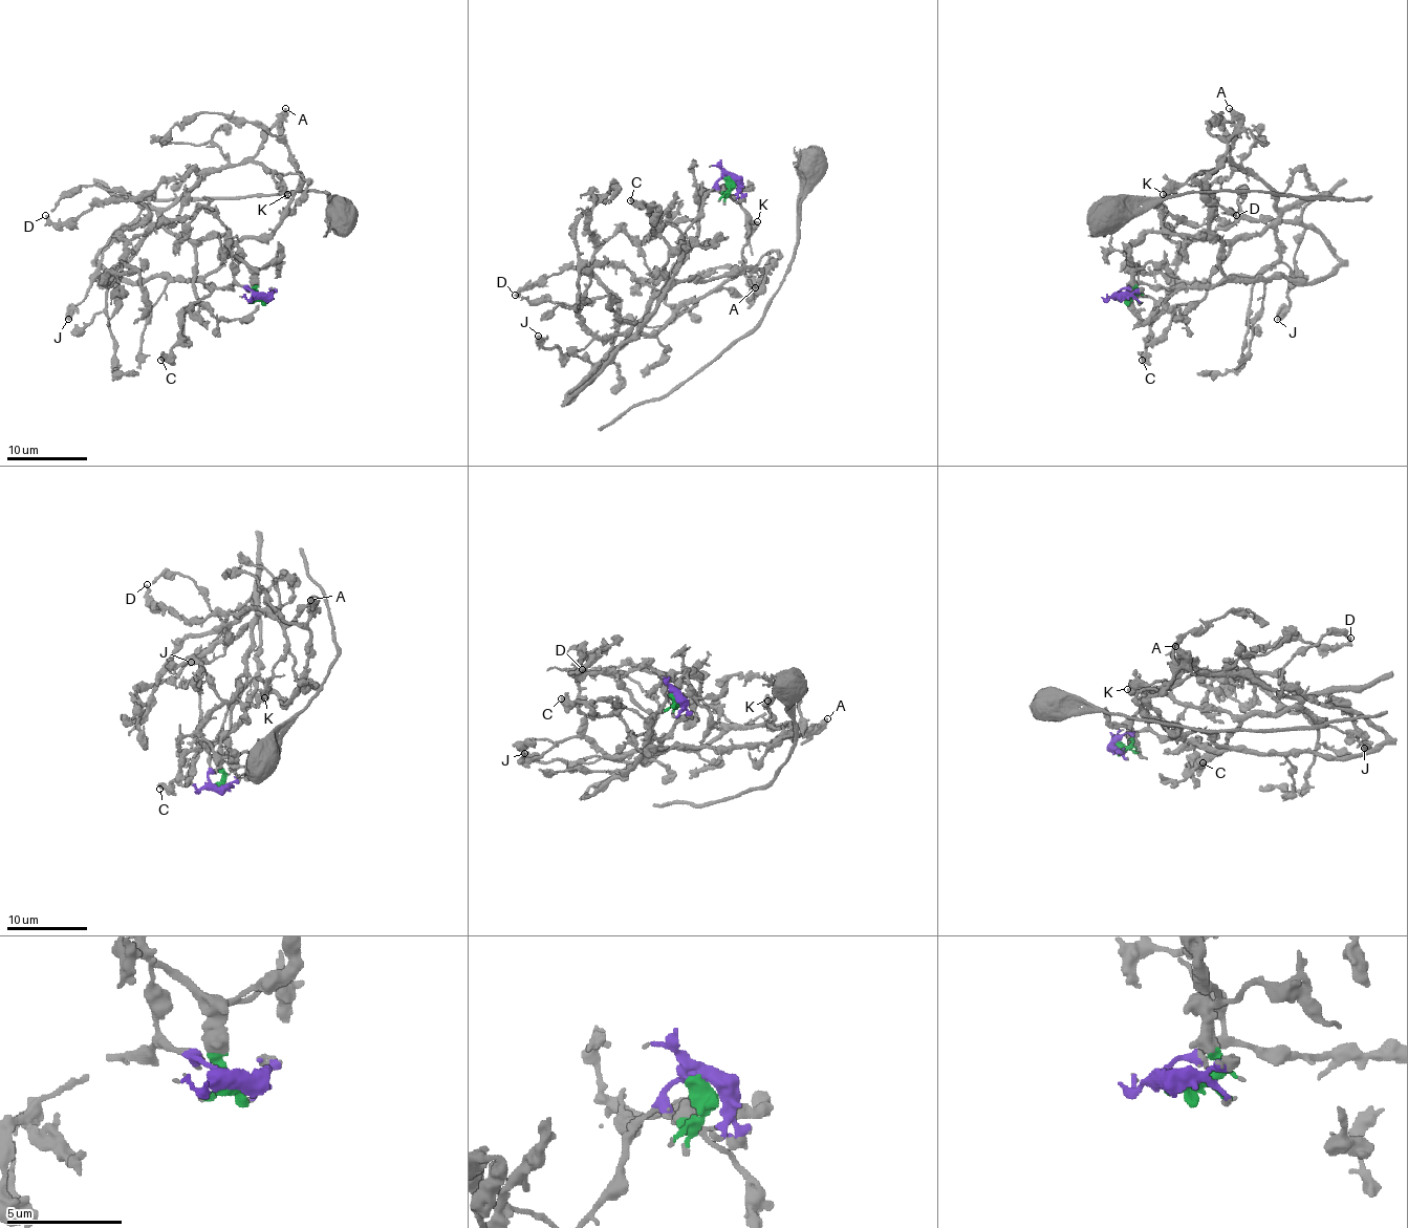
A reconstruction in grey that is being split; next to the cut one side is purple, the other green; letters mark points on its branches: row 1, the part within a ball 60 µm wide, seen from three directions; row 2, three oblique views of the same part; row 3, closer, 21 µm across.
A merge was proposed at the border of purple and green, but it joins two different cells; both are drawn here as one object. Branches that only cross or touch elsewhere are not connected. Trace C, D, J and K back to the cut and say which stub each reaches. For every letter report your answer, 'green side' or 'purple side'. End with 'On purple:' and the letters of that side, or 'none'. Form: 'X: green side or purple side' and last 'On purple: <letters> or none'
C: purple side
D: green side
J: purple side
K: green side
On purple: C, J

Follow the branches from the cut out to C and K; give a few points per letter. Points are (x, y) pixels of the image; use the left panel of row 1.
C: (261, 296), (235, 283), (211, 292), (182, 316), (180, 342), (160, 360)
K: (261, 298), (229, 233), (182, 239), (160, 217), (215, 168), (246, 163), (273, 172), (287, 194)

